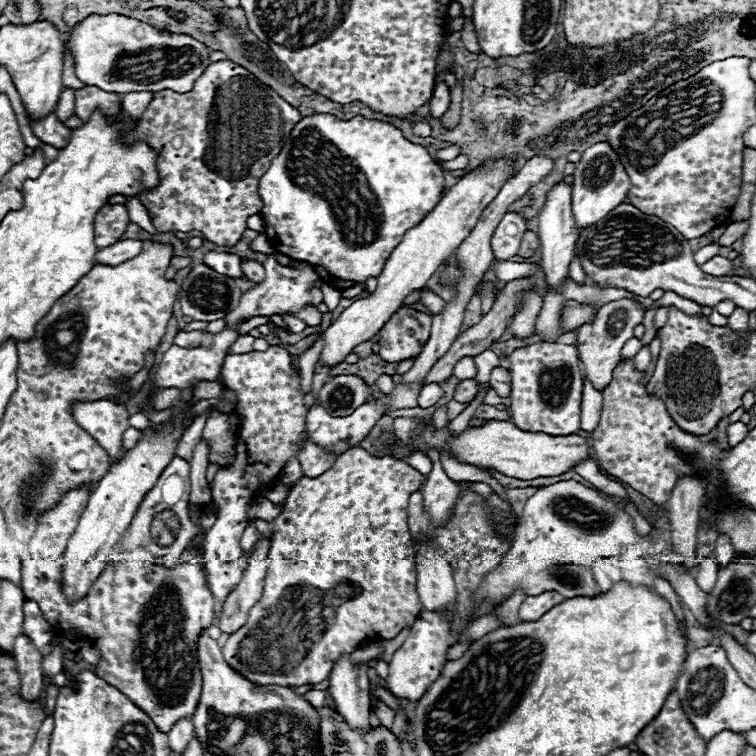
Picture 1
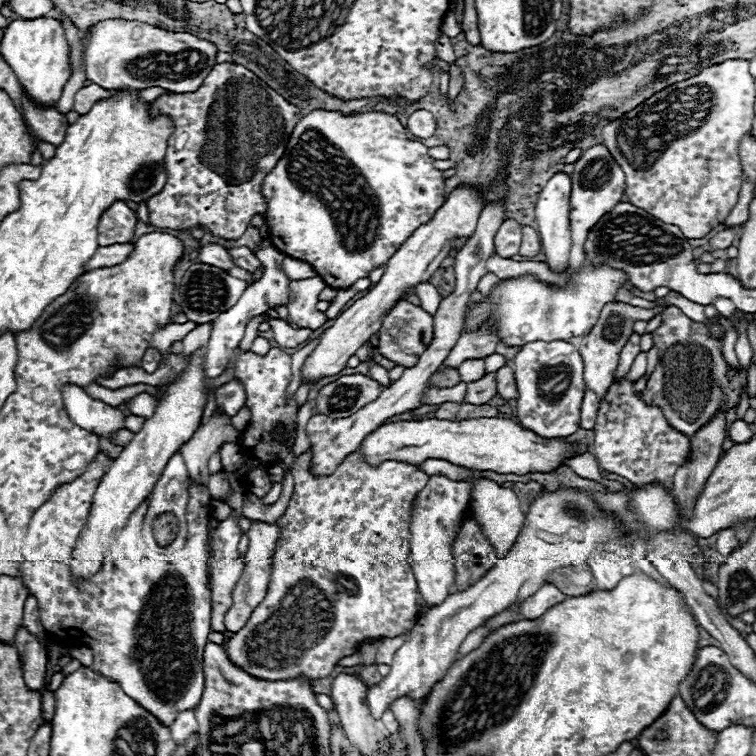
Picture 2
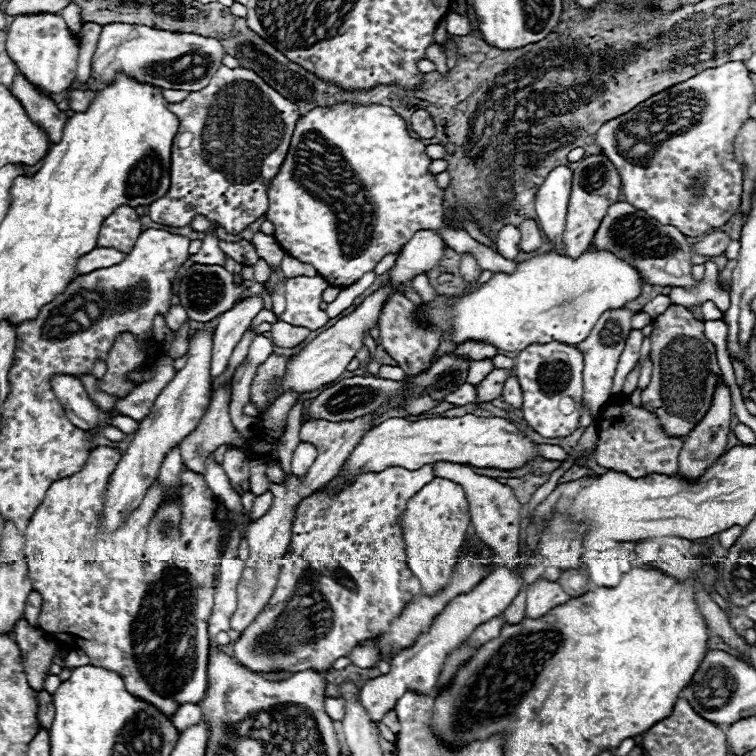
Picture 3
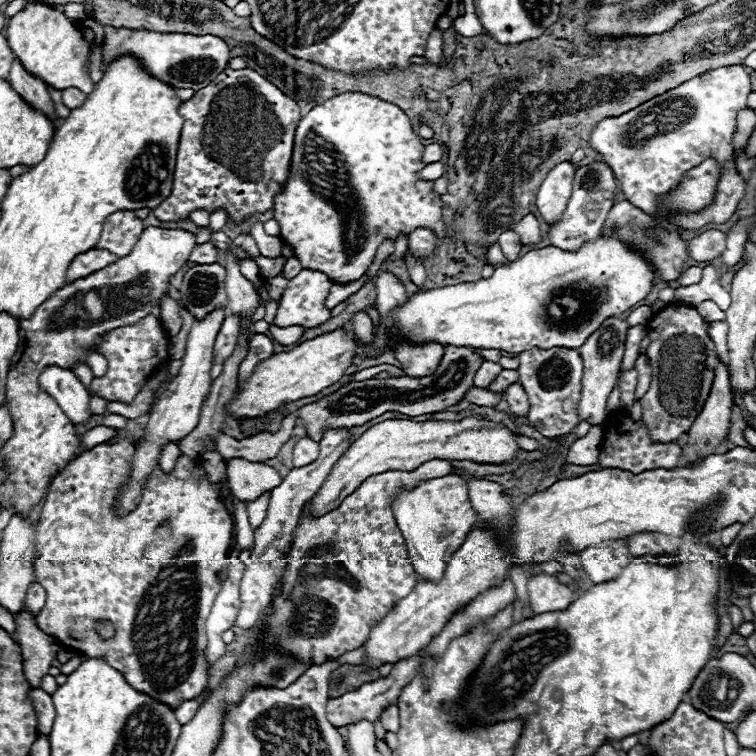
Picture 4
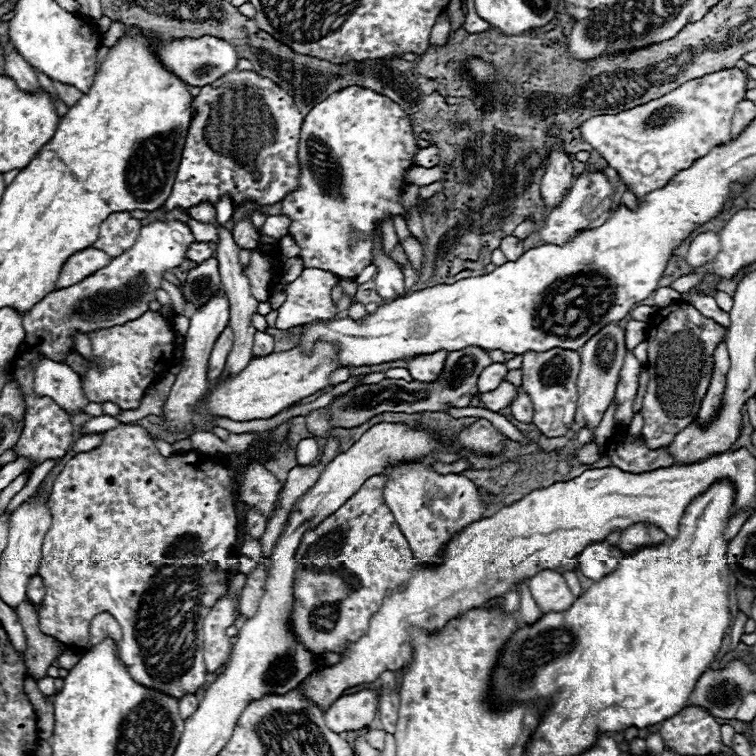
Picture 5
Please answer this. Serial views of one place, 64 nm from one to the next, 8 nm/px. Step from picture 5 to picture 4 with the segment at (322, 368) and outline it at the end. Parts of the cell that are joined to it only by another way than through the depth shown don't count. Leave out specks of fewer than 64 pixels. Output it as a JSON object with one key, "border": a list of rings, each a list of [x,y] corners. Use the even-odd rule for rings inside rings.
{"border":[[[338,326],[332,332],[320,334],[312,340],[302,342],[292,352],[272,354],[268,360],[260,362],[252,374],[252,378],[246,382],[242,392],[236,392],[228,410],[232,416],[250,416],[258,418],[274,408],[278,408],[286,400],[298,400],[304,396],[314,396],[320,390],[332,386],[342,378],[346,368],[352,364],[354,352],[356,352],[356,338],[354,332],[344,326]]]}

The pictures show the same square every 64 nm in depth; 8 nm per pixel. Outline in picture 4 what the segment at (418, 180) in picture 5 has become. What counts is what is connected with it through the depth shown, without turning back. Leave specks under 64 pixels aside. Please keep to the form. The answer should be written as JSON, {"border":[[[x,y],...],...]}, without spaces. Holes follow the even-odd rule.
{"border":[[[432,162],[422,170],[422,178],[426,178],[426,180],[436,180],[442,174],[444,174],[444,164],[442,162]]]}

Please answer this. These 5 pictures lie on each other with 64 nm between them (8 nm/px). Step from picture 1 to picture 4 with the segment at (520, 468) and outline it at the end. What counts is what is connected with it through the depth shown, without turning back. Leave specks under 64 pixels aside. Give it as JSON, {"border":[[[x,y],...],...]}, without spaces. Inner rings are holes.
{"border":[[[464,418],[460,422],[448,420],[426,420],[426,422],[410,422],[410,420],[384,420],[370,430],[366,430],[348,452],[336,462],[330,476],[322,484],[322,488],[312,498],[312,510],[316,514],[324,514],[336,508],[350,492],[354,492],[362,480],[372,474],[380,474],[386,470],[416,470],[428,460],[472,460],[478,464],[510,464],[520,446],[516,442],[516,434],[492,420]]]}

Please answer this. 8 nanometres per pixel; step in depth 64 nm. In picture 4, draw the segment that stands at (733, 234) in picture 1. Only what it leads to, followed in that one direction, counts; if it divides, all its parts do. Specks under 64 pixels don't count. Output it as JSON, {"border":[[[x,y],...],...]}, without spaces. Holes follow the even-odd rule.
{"border":[[[708,230],[702,232],[698,238],[690,240],[688,254],[696,262],[704,262],[718,258],[724,252],[724,248],[726,248],[726,234],[720,230]]]}

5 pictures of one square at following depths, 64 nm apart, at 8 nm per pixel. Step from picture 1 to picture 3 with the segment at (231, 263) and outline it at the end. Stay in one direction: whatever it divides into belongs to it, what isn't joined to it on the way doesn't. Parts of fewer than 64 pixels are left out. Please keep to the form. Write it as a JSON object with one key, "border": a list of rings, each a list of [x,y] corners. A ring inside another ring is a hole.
{"border":[[[212,234],[212,236],[206,236],[204,242],[202,242],[202,250],[194,256],[190,256],[194,262],[198,264],[218,264],[218,266],[224,266],[226,262],[226,254],[220,250],[218,246],[218,238]]]}

